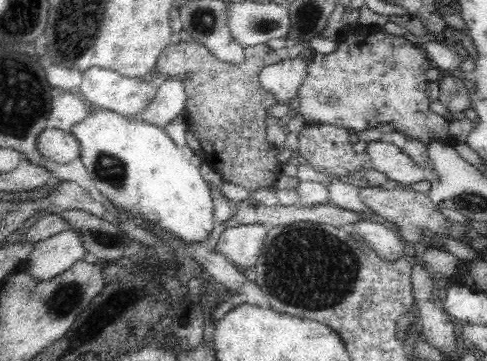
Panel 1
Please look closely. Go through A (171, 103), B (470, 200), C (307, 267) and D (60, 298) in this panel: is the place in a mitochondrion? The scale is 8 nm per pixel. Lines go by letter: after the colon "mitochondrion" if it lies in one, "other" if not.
A: other
B: mitochondrion
C: mitochondrion
D: mitochondrion

